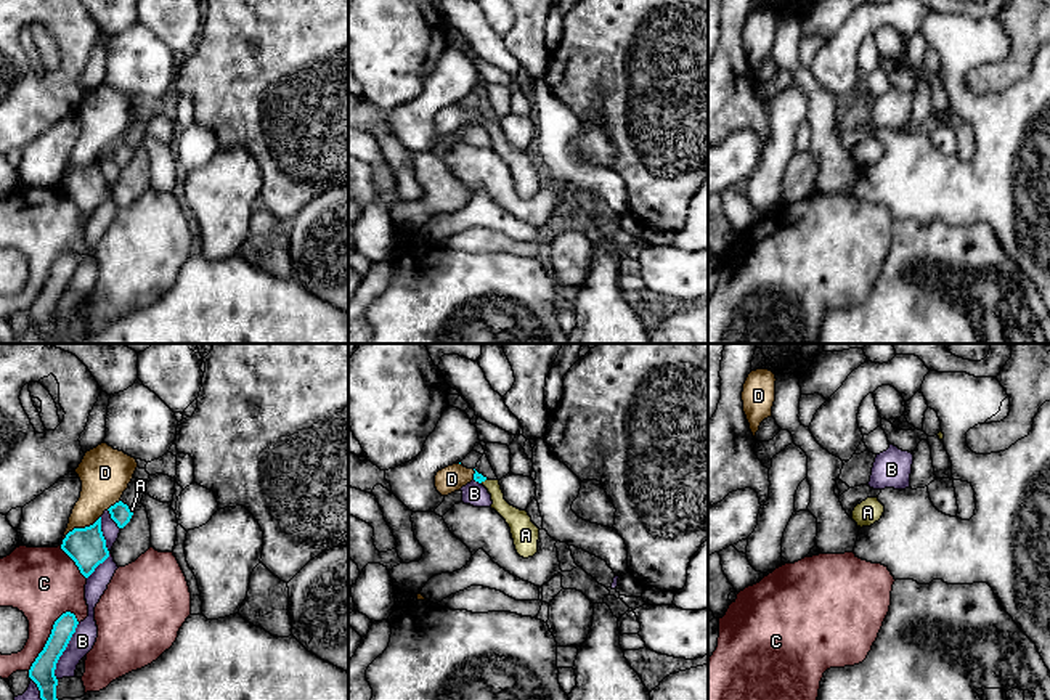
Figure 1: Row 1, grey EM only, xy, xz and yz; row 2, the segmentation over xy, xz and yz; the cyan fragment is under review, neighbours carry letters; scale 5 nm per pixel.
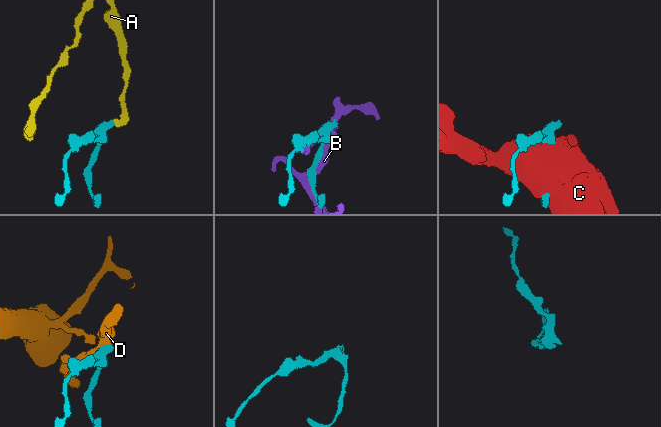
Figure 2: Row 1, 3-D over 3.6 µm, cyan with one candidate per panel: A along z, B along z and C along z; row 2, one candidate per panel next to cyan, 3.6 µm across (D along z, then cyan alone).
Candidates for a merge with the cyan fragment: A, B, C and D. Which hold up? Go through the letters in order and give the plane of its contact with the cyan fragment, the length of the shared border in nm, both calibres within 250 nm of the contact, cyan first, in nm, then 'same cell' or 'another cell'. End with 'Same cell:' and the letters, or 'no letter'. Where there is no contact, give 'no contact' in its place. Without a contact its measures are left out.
A: xz | 40 nm | 50/100 nm | same cell
B: xy | 320 nm | 190/110 nm | another cell
C: xy | 380 nm | 130/320 nm | another cell
D: xy | 260 nm | 190/200 nm | another cell
Same cell: A

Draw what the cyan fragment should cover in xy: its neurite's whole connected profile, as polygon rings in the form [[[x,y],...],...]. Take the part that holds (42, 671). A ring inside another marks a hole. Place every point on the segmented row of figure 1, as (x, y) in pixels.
[[[63,613],[53,625],[51,634],[29,669],[29,678],[37,684],[42,700],[58,700],[55,676],[56,663],[66,650],[79,621],[74,613]]]

